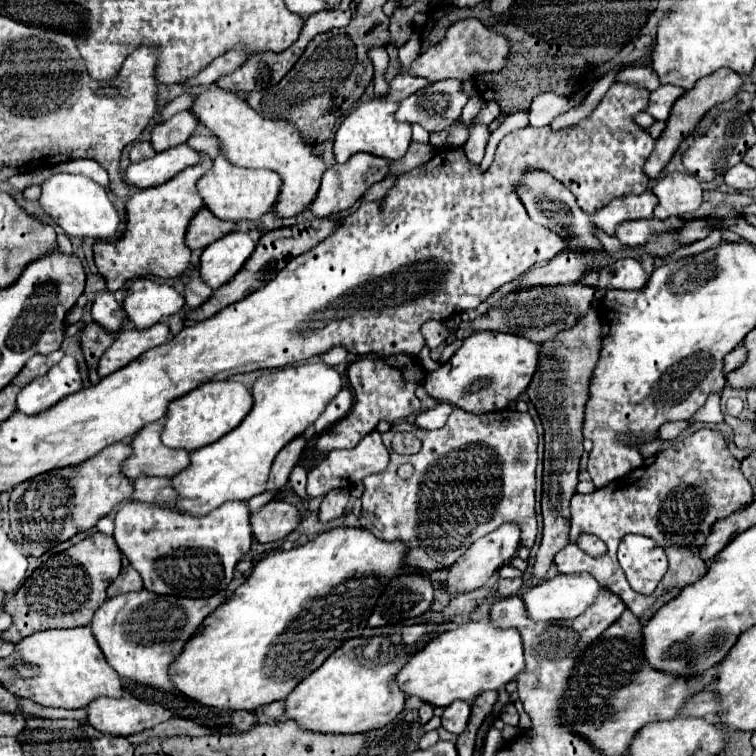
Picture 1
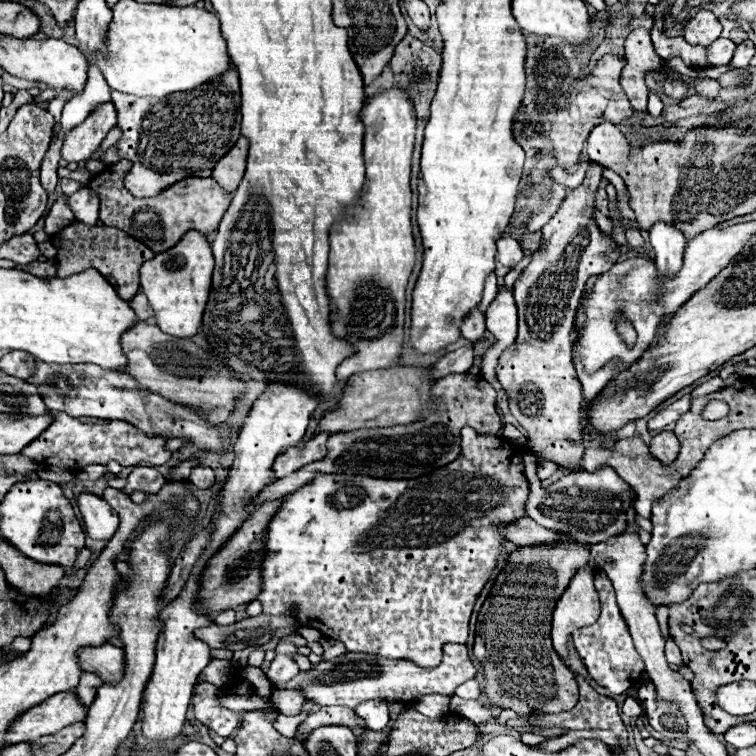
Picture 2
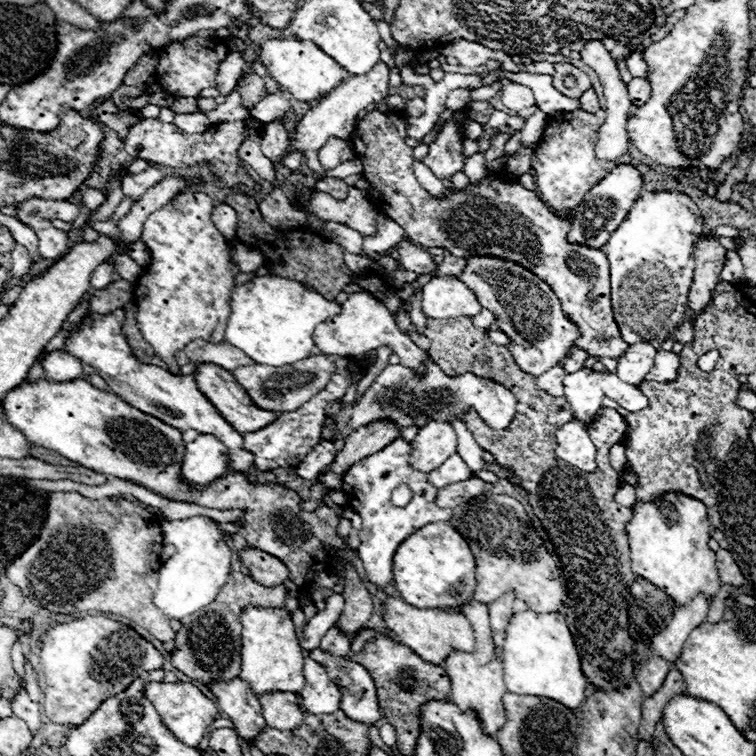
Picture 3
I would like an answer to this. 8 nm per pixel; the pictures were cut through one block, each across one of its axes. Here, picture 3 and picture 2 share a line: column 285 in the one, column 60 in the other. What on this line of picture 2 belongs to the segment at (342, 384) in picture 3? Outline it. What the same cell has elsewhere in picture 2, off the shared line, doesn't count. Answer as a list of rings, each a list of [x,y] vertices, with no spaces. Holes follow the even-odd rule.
[[[56,412],[52,428],[44,430],[20,454],[60,468],[84,468],[90,464],[108,464],[110,460],[116,460],[122,466],[162,466],[170,460],[170,452],[166,452],[164,446],[166,442],[162,438],[150,438],[144,432],[132,428],[132,424],[124,424],[120,420],[72,418],[64,416],[64,412]]]

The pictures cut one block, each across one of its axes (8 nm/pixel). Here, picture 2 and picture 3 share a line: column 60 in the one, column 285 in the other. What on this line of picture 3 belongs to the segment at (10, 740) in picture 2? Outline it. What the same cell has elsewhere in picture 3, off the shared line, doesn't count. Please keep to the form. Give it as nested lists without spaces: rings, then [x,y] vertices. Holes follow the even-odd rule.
[[[264,692],[258,696],[258,700],[262,704],[262,716],[272,728],[292,730],[304,720],[294,692]]]

